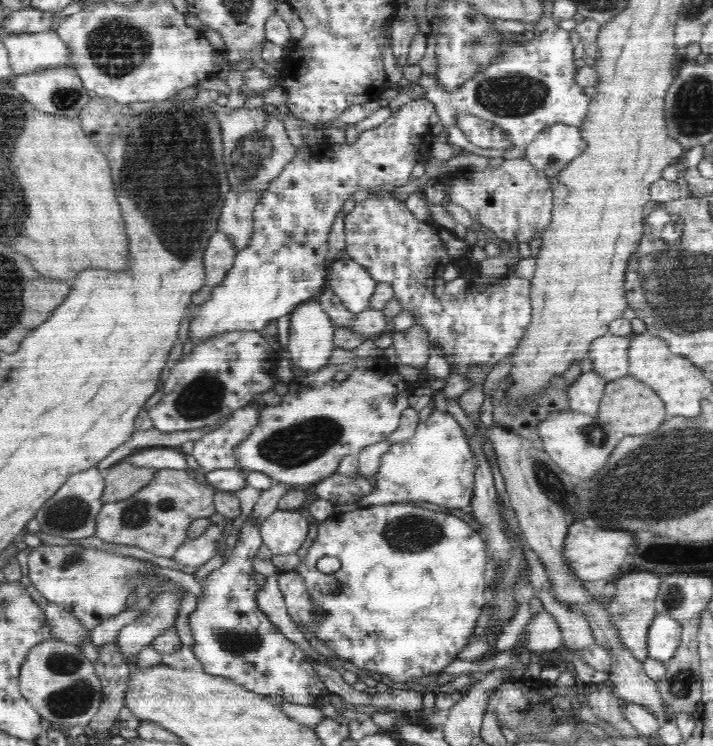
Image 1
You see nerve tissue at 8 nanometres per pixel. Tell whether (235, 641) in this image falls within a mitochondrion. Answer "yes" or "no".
yes

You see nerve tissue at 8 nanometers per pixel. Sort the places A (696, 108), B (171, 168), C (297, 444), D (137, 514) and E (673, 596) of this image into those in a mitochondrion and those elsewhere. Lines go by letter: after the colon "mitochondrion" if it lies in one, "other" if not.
A: mitochondrion
B: mitochondrion
C: mitochondrion
D: mitochondrion
E: mitochondrion

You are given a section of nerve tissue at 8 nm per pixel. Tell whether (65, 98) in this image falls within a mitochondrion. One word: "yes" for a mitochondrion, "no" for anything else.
yes

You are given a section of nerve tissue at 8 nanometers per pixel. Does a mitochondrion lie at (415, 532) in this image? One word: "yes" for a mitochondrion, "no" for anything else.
yes

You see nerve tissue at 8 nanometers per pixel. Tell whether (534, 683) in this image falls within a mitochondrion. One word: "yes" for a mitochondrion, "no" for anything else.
no

